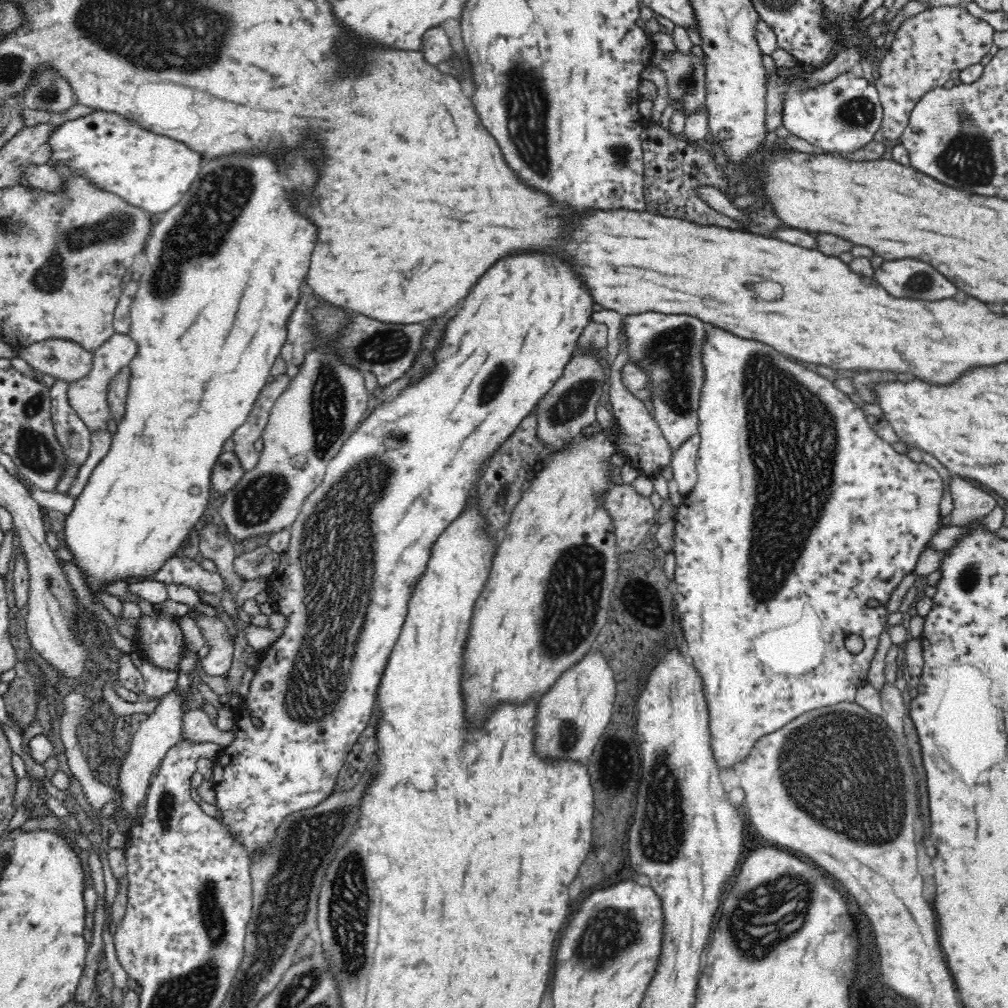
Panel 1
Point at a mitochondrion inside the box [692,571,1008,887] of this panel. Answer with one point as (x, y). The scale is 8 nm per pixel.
(840, 768)

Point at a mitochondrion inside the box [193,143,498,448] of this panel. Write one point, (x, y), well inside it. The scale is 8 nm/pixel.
(386, 346)

